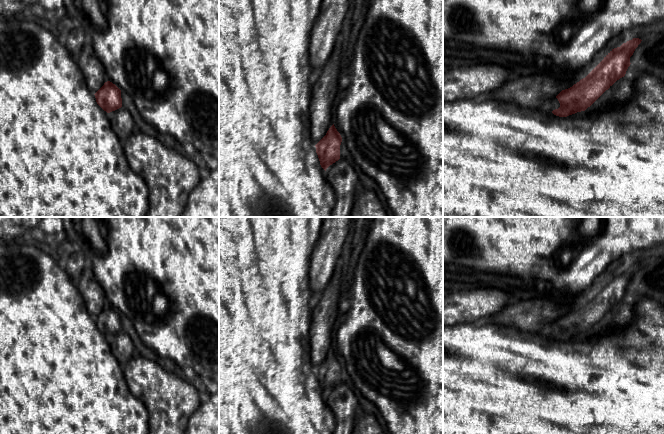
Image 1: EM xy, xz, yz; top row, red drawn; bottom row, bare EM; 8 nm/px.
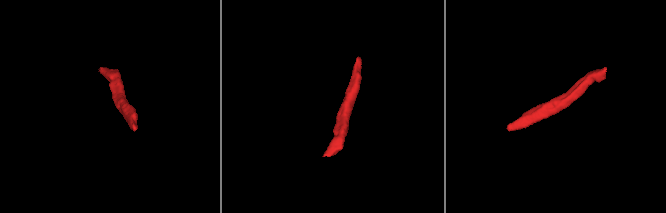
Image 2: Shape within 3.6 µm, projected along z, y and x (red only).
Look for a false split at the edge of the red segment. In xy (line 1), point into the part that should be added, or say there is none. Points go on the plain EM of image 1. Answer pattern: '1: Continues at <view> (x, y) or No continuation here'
1: No continuation here

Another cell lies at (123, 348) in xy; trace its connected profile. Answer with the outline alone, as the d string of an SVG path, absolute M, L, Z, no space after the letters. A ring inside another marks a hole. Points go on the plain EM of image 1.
M122 331L108 337L108 339L114 356L122 365L127 363L137 353L131 338Z

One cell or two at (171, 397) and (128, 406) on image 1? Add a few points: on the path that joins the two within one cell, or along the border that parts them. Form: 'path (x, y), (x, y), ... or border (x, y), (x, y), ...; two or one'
border (128, 386), (128, 389), (145, 406), (148, 423); two

